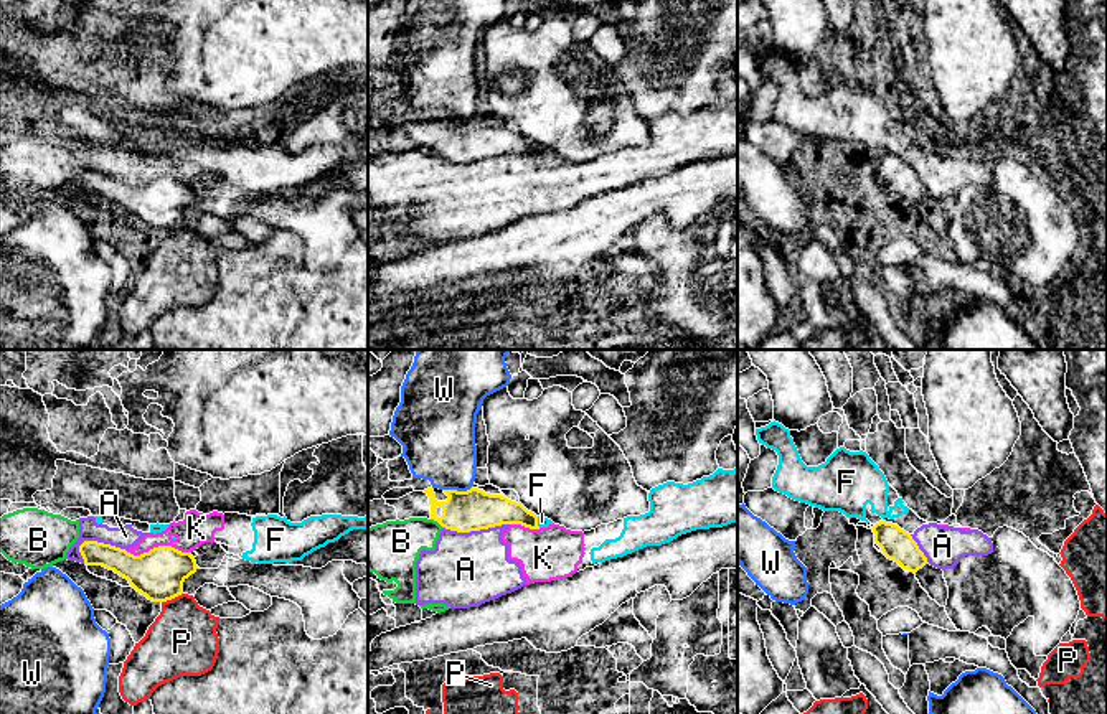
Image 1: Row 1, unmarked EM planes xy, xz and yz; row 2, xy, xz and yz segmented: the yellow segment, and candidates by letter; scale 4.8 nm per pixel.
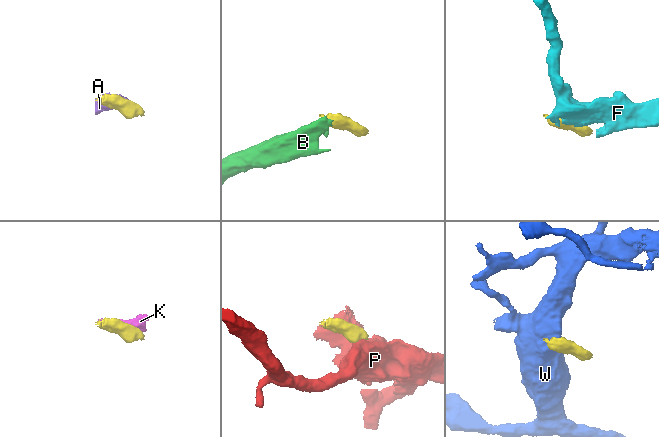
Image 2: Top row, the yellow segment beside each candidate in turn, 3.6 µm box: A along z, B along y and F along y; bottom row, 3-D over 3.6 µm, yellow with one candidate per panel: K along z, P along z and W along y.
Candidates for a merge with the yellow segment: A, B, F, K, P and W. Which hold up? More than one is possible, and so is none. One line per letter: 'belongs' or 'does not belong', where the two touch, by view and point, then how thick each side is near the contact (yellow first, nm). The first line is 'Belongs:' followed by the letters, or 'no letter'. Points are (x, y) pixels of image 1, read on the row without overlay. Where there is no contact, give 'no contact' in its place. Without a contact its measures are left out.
Belongs: no letter
A: does not belong | xz (475, 160) | 200/360 nm
B: does not belong | xz (438, 152) | 200/260 nm
F: does not belong | xz (537, 152) | 160/50 nm
K: does not belong | xy (157, 178) | 260/160 nm
P: does not belong | xy (172, 228) | 260/340 nm
W: does not belong | xz (456, 121) | 200/360 nm

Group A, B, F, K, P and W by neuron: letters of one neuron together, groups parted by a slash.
A B F K / P / W

